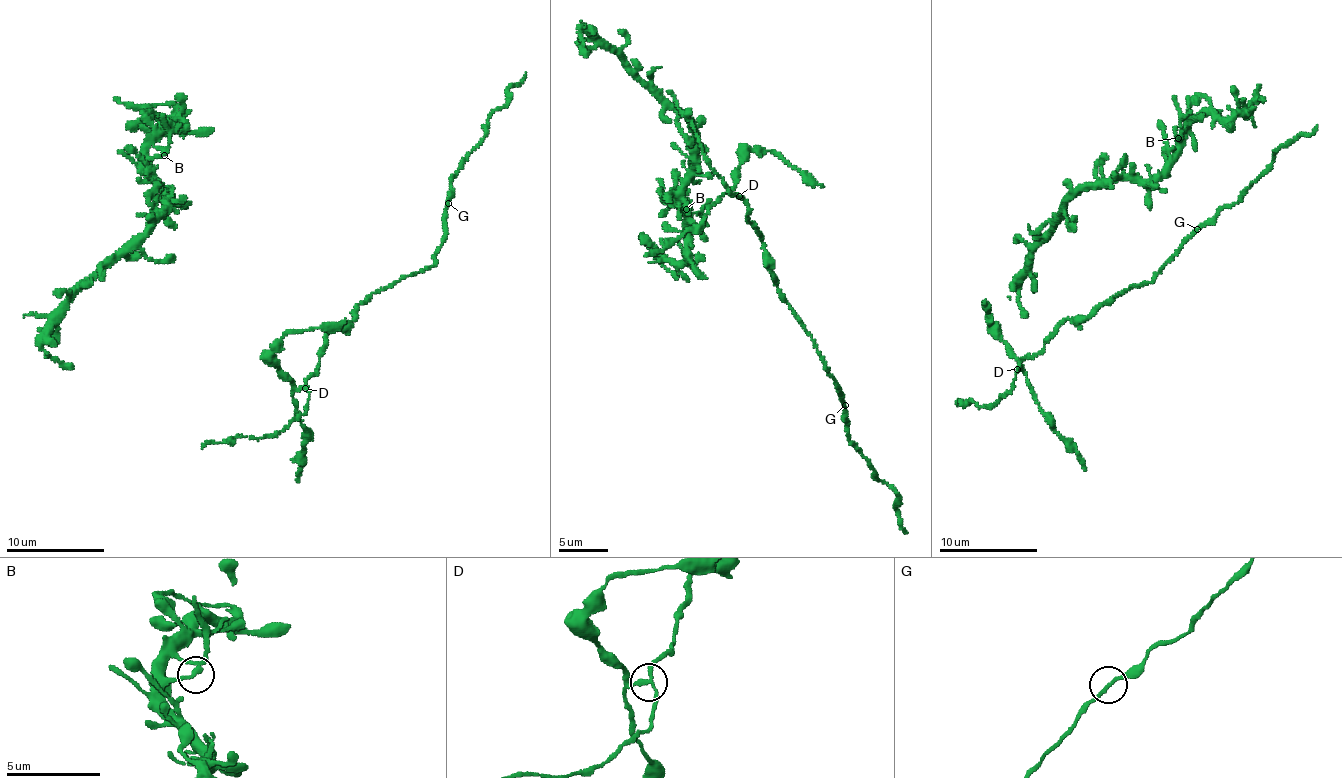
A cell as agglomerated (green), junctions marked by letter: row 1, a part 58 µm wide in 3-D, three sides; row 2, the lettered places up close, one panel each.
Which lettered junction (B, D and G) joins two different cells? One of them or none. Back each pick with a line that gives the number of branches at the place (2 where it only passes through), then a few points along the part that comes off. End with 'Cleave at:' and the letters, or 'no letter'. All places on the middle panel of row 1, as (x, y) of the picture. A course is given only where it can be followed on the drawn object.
D: Branches: 3. Course of the part to remove: (738, 196), (731, 190), (741, 163), (753, 151), (776, 155), (823, 187)
Cleave at: D

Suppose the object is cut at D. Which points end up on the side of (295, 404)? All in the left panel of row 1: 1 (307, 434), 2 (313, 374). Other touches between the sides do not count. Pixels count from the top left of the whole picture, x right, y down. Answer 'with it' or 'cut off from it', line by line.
1: with it
2: cut off from it

